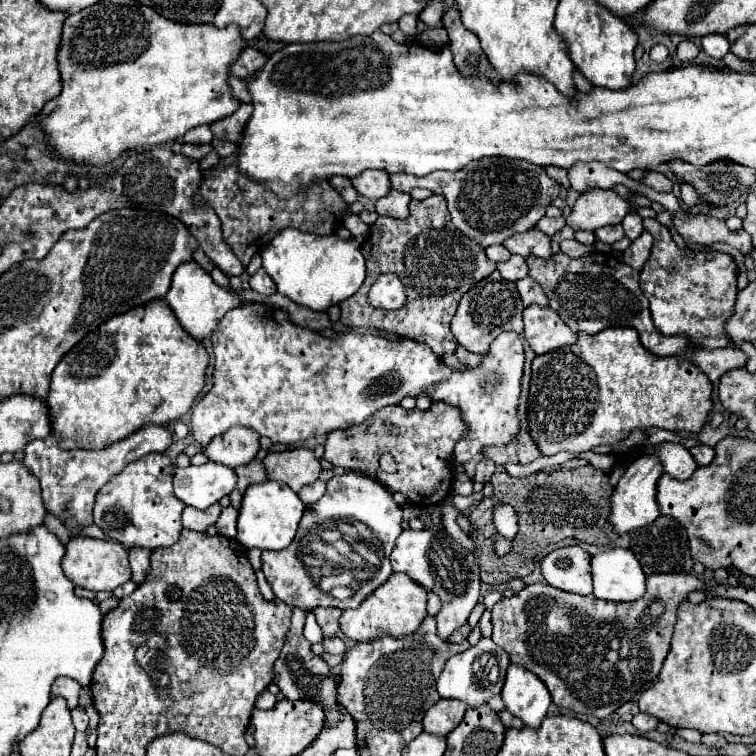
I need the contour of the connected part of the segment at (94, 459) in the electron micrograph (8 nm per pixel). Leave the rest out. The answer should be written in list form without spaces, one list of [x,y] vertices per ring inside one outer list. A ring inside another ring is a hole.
[[[148,424],[130,434],[126,440],[110,444],[102,450],[62,450],[56,436],[50,434],[40,440],[28,442],[24,448],[24,464],[40,480],[42,498],[48,512],[60,516],[72,534],[80,534],[82,526],[92,524],[92,508],[98,490],[134,458],[142,458],[152,452],[164,452],[172,442],[168,426]]]

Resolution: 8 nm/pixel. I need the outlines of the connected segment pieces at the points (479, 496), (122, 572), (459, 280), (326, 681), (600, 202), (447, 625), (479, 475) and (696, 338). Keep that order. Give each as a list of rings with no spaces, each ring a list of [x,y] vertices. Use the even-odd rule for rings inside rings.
[[[474,492],[471,496],[464,497],[460,495],[451,496],[451,502],[458,508],[460,513],[466,513],[475,501],[481,501],[484,498],[482,492]]]
[[[74,536],[66,544],[66,554],[62,560],[62,570],[64,574],[80,588],[86,590],[108,590],[112,592],[116,586],[124,584],[130,580],[130,564],[128,564],[128,548],[124,544],[118,544],[110,538],[96,540],[88,536]]]
[[[430,196],[420,202],[412,200],[406,220],[380,216],[370,226],[370,236],[362,242],[362,252],[366,258],[366,280],[360,292],[340,302],[340,322],[350,328],[376,328],[396,336],[412,336],[428,344],[438,356],[454,354],[458,342],[450,332],[450,320],[458,308],[458,300],[476,282],[490,276],[496,264],[486,258],[484,248],[476,240],[466,238],[452,224],[444,198]],[[382,272],[392,272],[404,282],[408,294],[404,308],[386,312],[368,304],[368,290]]]
[[[294,608],[292,612],[292,628],[286,636],[286,644],[274,664],[274,684],[278,684],[280,692],[288,698],[288,700],[316,700],[324,704],[324,712],[326,712],[326,720],[334,726],[340,720],[340,712],[338,712],[338,700],[336,700],[336,680],[332,678],[332,672],[328,670],[326,662],[316,656],[312,652],[312,644],[304,638],[302,630],[304,630],[304,620],[306,620],[306,612],[300,608]]]
[[[588,190],[580,194],[576,200],[572,214],[566,218],[566,224],[574,230],[590,230],[594,232],[600,226],[620,224],[628,214],[630,206],[624,198],[620,198],[614,190]]]
[[[444,528],[402,530],[390,554],[390,562],[394,572],[408,574],[416,584],[424,586],[426,590],[434,590],[434,594],[438,594],[438,598],[442,600],[442,608],[436,614],[436,624],[438,624],[438,636],[444,640],[468,620],[472,608],[478,604],[478,596],[480,596],[478,562],[474,554],[462,548],[458,542],[454,542]]]
[[[482,458],[482,460],[478,462],[478,466],[476,466],[476,474],[474,474],[472,480],[486,484],[486,482],[490,480],[490,476],[492,476],[494,470],[496,470],[496,464],[494,464],[490,458]]]
[[[644,218],[644,230],[654,236],[648,262],[640,272],[640,288],[650,302],[652,320],[664,336],[684,334],[700,348],[726,348],[730,336],[724,330],[736,304],[736,262],[722,252],[686,252],[676,246],[670,230],[654,218]]]

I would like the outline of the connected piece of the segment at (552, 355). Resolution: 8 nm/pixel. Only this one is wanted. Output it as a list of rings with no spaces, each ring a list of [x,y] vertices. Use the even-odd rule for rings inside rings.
[[[606,328],[594,336],[580,332],[576,344],[536,356],[532,362],[530,394],[528,422],[542,456],[554,456],[562,450],[580,454],[598,444],[616,444],[636,428],[656,426],[664,430],[678,428],[698,432],[712,410],[712,384],[708,376],[684,358],[660,358],[648,352],[632,328]]]

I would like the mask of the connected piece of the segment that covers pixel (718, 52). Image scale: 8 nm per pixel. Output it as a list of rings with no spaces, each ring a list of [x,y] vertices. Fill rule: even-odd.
[[[708,34],[702,36],[702,50],[712,56],[712,58],[722,58],[724,54],[730,52],[728,48],[728,40],[722,34]]]

